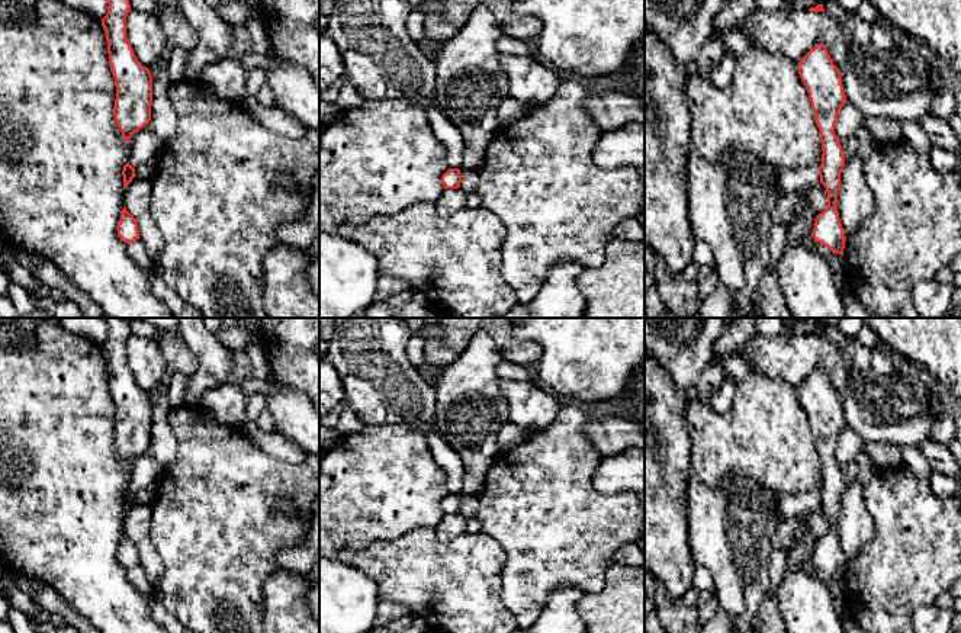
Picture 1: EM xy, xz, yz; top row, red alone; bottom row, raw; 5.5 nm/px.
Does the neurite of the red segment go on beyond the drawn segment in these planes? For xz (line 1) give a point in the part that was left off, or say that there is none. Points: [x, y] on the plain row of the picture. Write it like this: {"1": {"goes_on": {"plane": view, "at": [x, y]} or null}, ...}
{"1": {"goes_on": null}}

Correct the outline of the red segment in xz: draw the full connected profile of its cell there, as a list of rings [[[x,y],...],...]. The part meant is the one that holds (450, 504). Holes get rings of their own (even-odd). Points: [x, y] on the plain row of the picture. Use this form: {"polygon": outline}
{"polygon": [[[449,494],[443,501],[441,501],[441,508],[444,514],[457,514],[460,512],[462,501],[459,494]]]}

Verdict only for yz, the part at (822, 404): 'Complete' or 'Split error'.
Complete

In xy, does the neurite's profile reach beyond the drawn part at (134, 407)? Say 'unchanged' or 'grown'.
unchanged

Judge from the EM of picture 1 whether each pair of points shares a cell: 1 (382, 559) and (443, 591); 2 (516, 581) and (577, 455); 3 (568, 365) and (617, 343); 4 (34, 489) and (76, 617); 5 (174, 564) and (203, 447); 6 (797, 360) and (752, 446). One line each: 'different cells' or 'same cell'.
1: same cell
2: same cell
3: same cell
4: different cells
5: same cell
6: different cells

